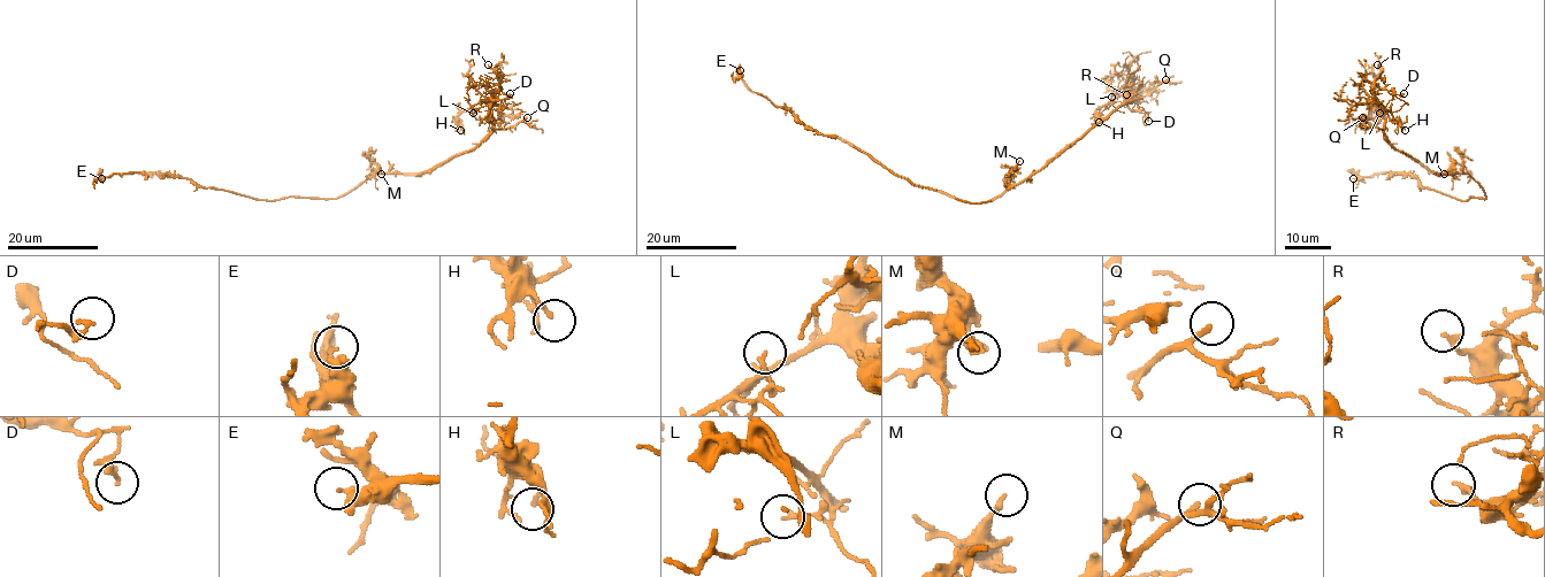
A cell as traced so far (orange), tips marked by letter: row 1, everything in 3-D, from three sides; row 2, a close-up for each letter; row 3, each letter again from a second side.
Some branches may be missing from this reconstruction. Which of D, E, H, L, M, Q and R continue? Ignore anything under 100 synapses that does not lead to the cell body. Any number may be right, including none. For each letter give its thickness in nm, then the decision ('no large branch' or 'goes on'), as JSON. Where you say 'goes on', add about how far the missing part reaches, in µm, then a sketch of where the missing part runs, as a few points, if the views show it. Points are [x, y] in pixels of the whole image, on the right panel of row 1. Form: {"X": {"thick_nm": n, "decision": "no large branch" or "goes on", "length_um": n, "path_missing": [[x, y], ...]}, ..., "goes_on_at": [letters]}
{"D": {"thick_nm": 150, "decision": "no large branch"}, "E": {"thick_nm": 240, "decision": "no large branch"}, "H": {"thick_nm": 150, "decision": "no large branch"}, "L": {"thick_nm": 90, "decision": "no large branch"}, "M": {"thick_nm": 200, "decision": "no large branch"}, "Q": {"thick_nm": 140, "decision": "goes on", "length_um": 40, "path_missing": [[1362, 117], [1352, 108], [1339, 106], [1330, 110], [1356, 109], [1366, 98]]}, "R": {"thick_nm": 200, "decision": "no large branch"}, "goes_on_at": ["Q"]}

